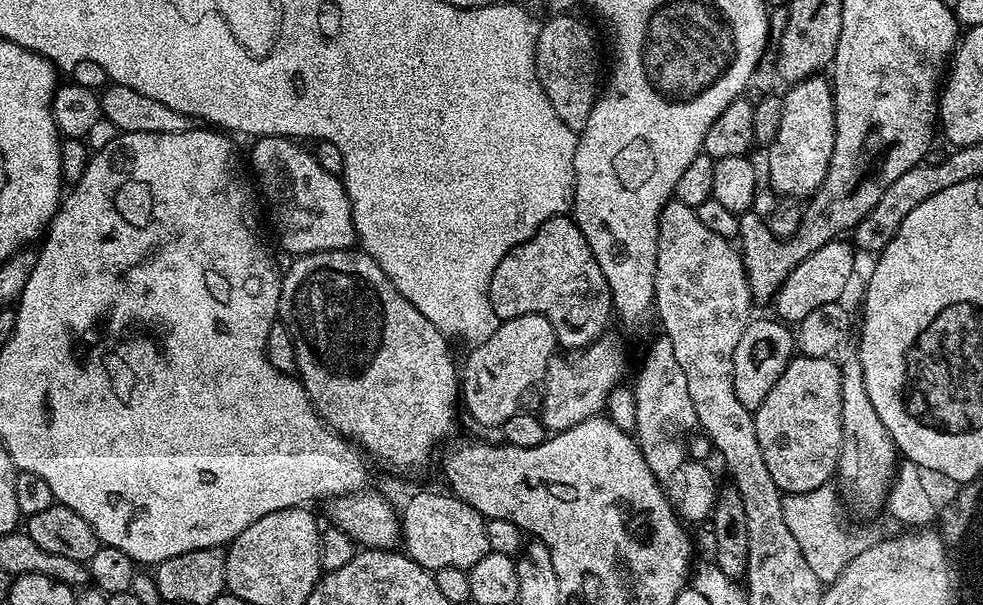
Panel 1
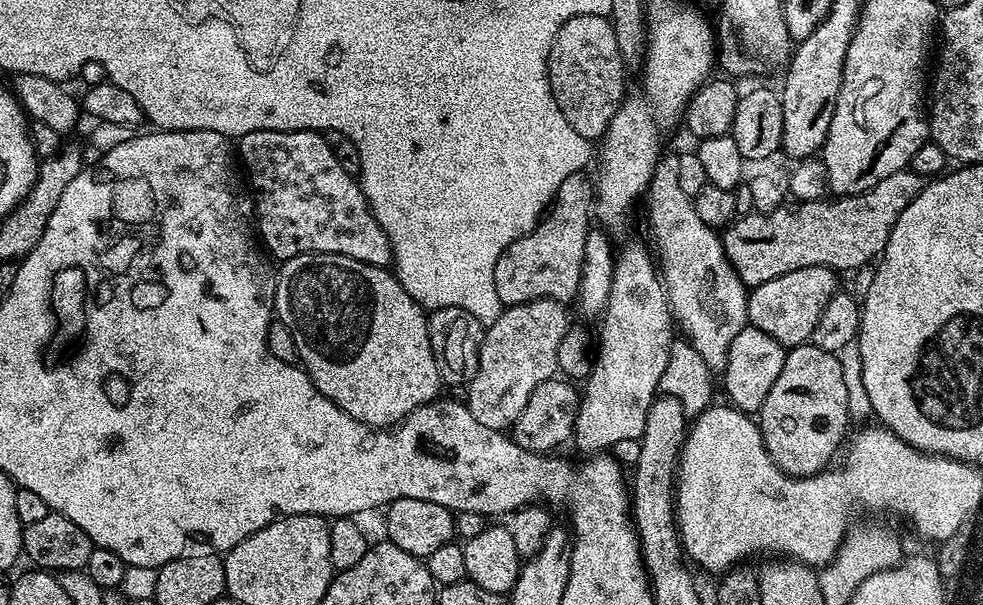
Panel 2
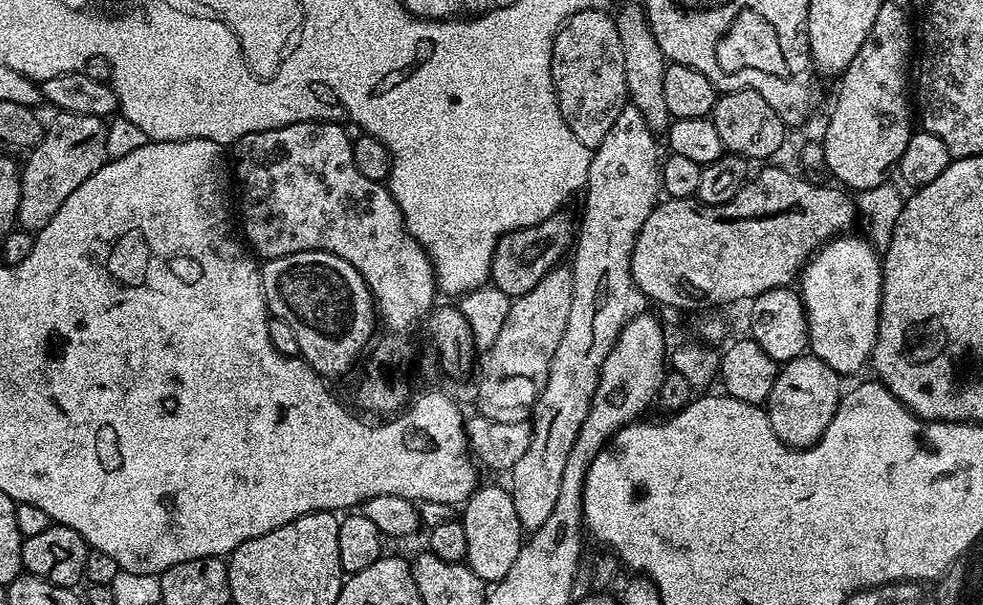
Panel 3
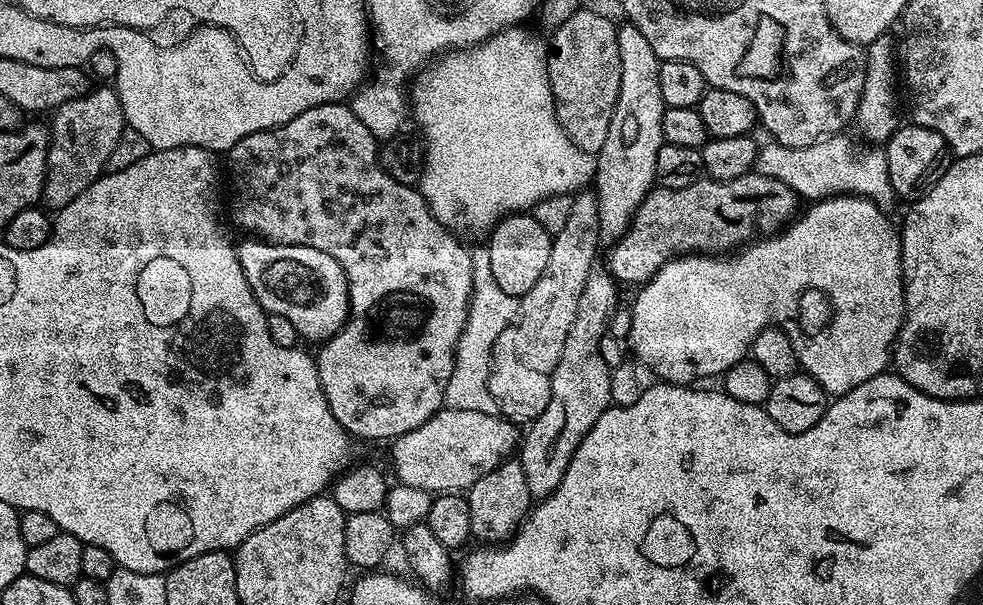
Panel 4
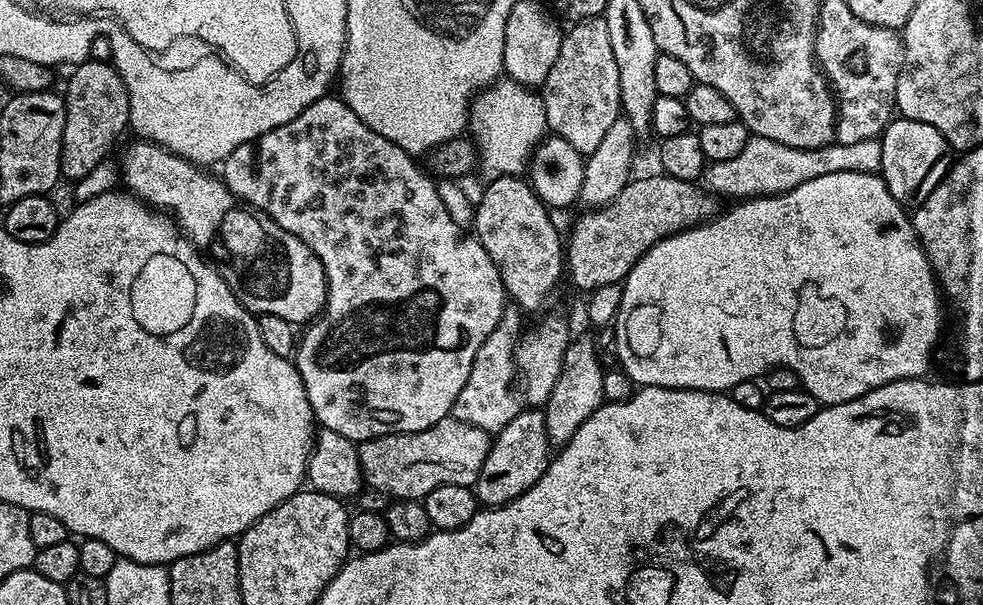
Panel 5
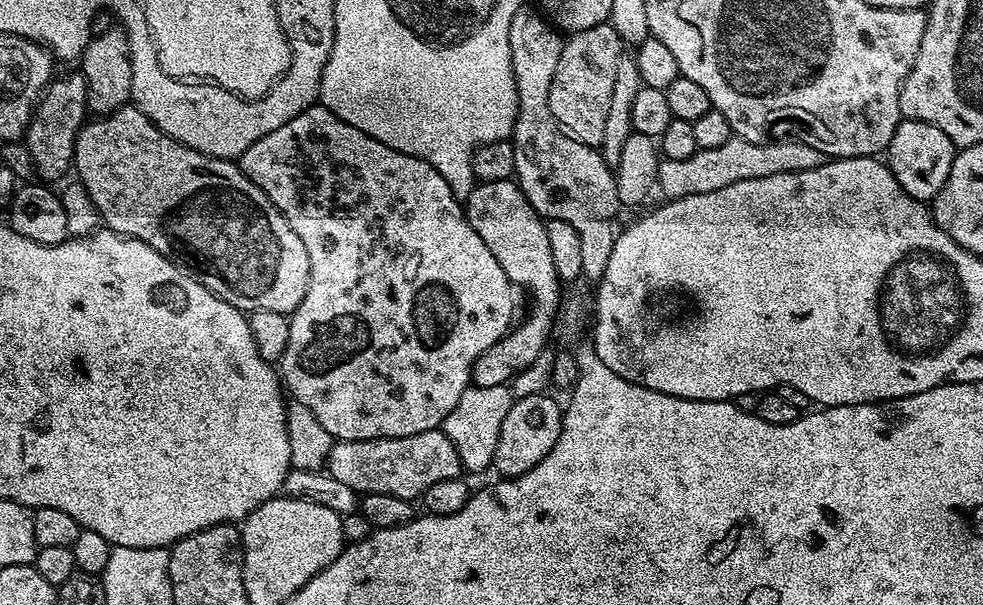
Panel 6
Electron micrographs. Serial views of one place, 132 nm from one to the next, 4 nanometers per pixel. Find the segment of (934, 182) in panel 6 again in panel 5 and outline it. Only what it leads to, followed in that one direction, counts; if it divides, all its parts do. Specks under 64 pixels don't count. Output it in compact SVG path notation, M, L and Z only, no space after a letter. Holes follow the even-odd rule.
M893 118L884 127L879 142L882 146L879 175L883 176L890 194L894 194L896 201L908 210L930 198L930 190L942 182L954 163L954 150L946 138L926 122Z

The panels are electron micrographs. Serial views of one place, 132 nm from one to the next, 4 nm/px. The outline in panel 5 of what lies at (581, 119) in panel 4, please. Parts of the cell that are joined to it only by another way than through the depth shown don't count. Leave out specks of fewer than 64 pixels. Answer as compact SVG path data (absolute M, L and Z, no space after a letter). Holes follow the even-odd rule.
M595 16L589 20L573 23L563 33L561 50L550 74L542 85L542 99L546 110L548 132L560 136L580 152L584 158L599 146L602 137L610 131L610 125L621 119L620 91L618 90L618 65L614 62L614 50L610 46L610 33L606 31L606 22L603 16Z

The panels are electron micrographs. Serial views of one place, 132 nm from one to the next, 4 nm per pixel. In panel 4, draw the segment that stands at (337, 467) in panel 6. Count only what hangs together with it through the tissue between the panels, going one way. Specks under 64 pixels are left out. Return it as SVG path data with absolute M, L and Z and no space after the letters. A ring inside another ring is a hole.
M443 407L422 426L396 437L390 448L391 475L399 483L433 494L456 492L472 488L482 474L490 474L517 451L518 428L499 414Z

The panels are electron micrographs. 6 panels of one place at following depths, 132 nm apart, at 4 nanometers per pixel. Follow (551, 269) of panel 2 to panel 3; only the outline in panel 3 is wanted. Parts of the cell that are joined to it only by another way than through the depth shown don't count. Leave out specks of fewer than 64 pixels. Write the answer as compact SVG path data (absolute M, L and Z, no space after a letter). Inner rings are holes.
M564 214L552 216L535 224L533 228L519 228L506 234L498 242L492 259L491 283L508 297L515 298L534 290L538 282L551 268L557 267L564 256L564 251L569 251L574 240L574 228L568 225Z

